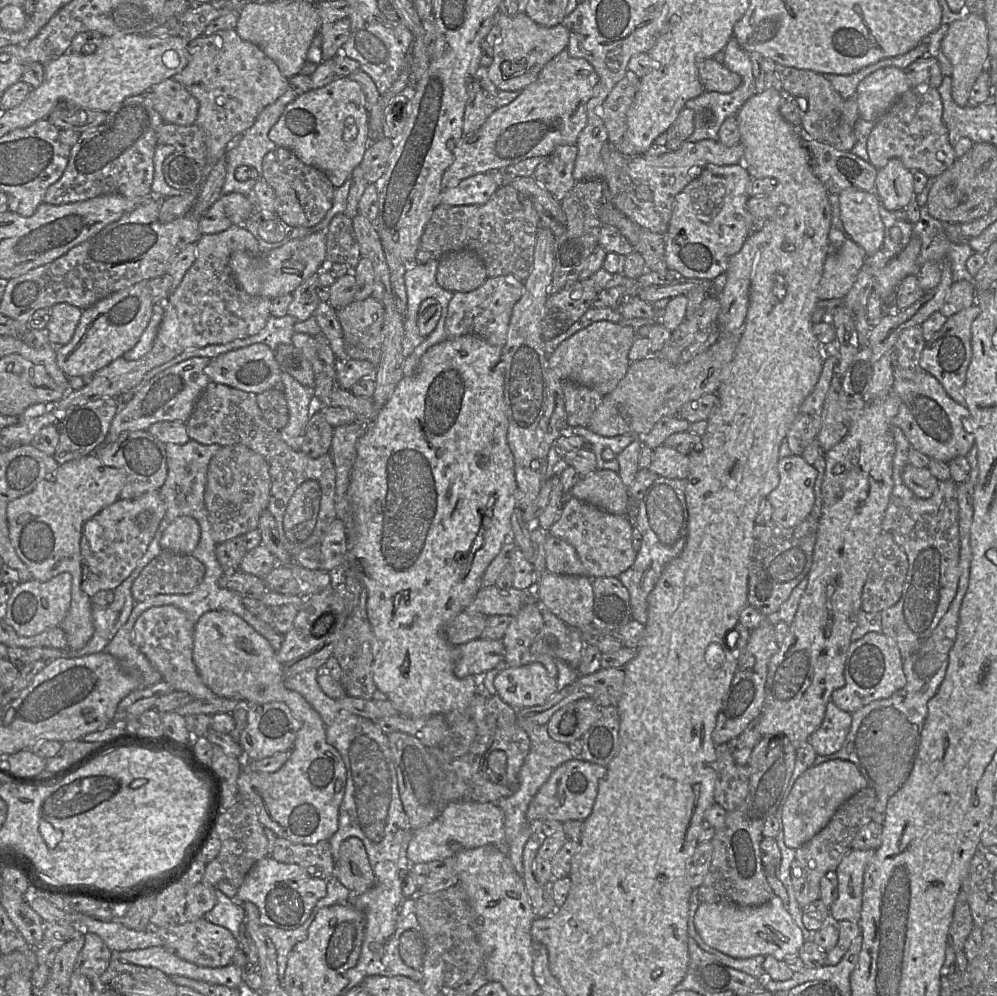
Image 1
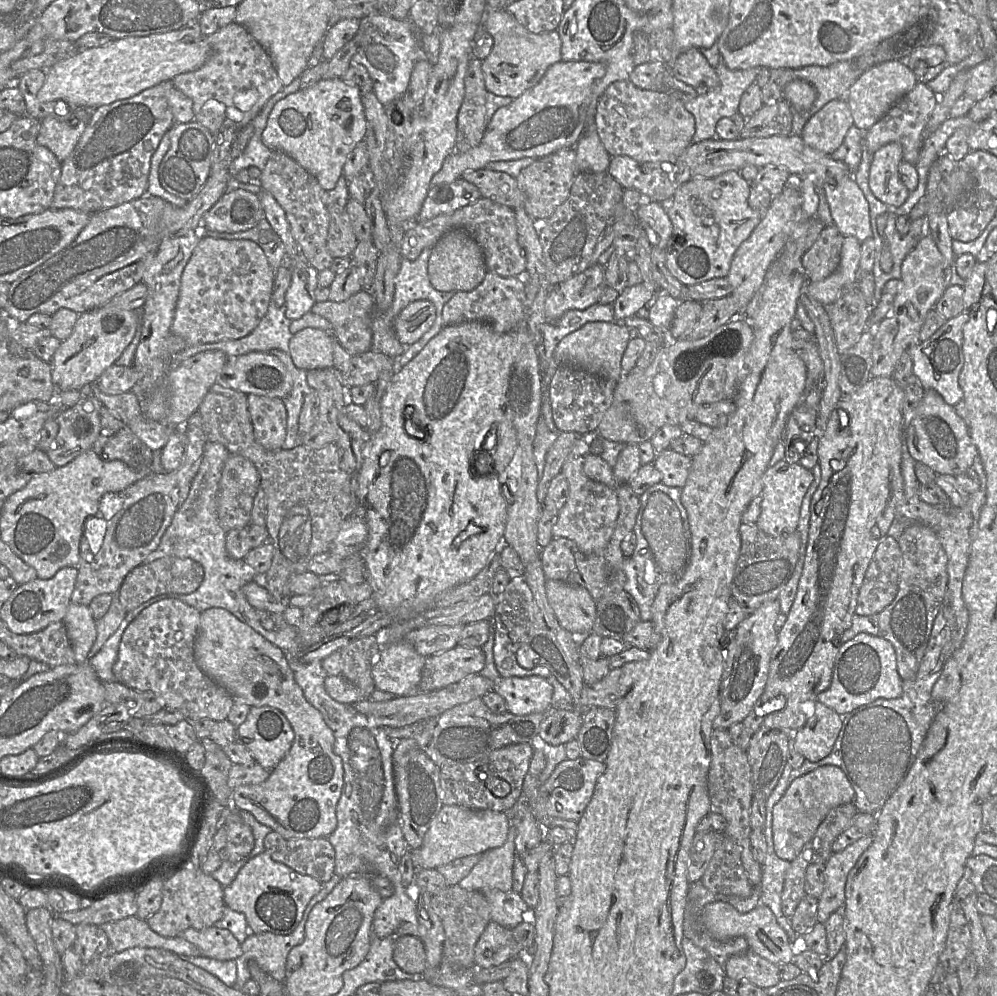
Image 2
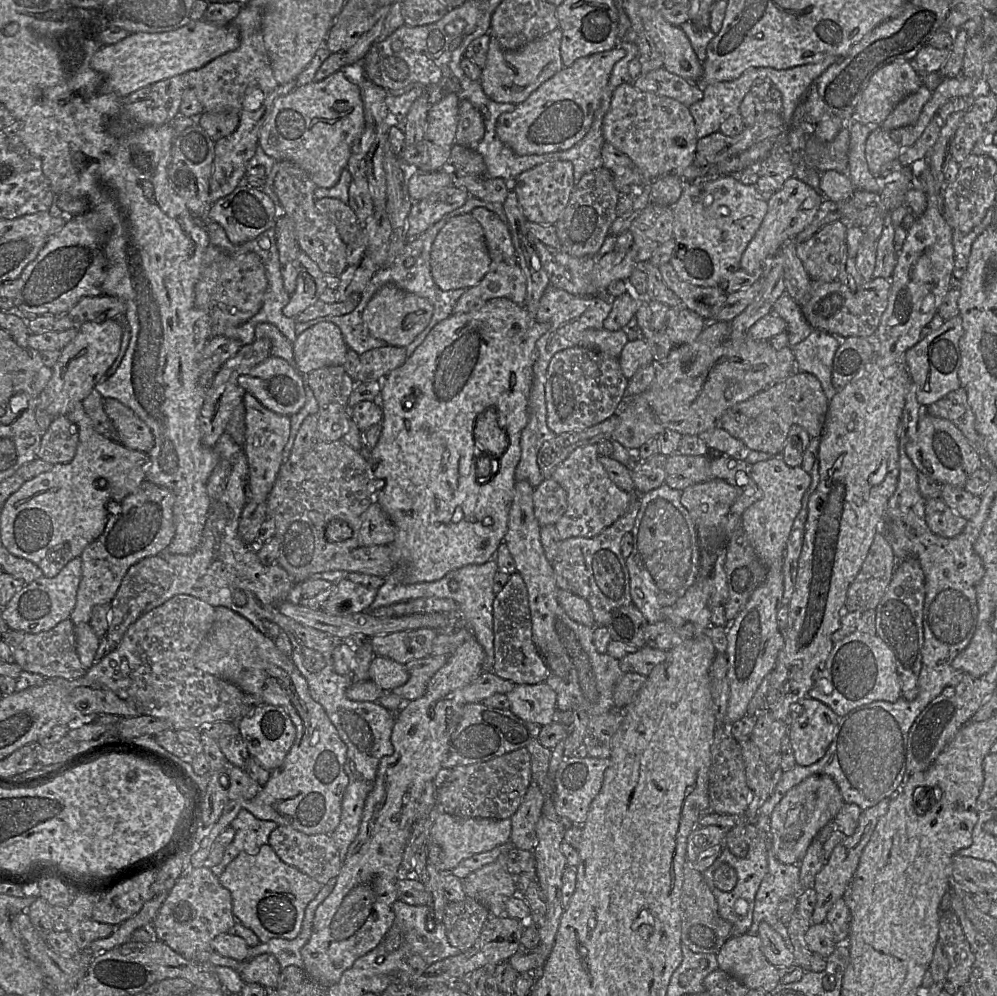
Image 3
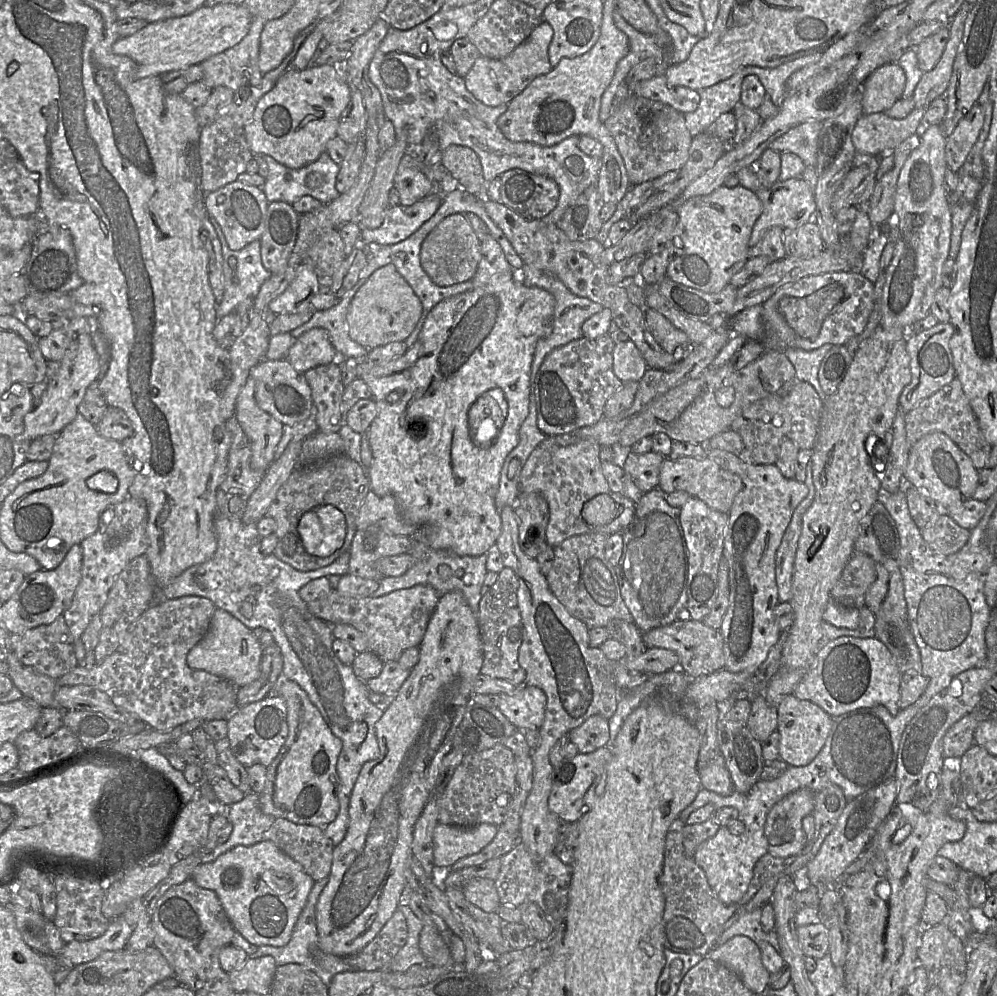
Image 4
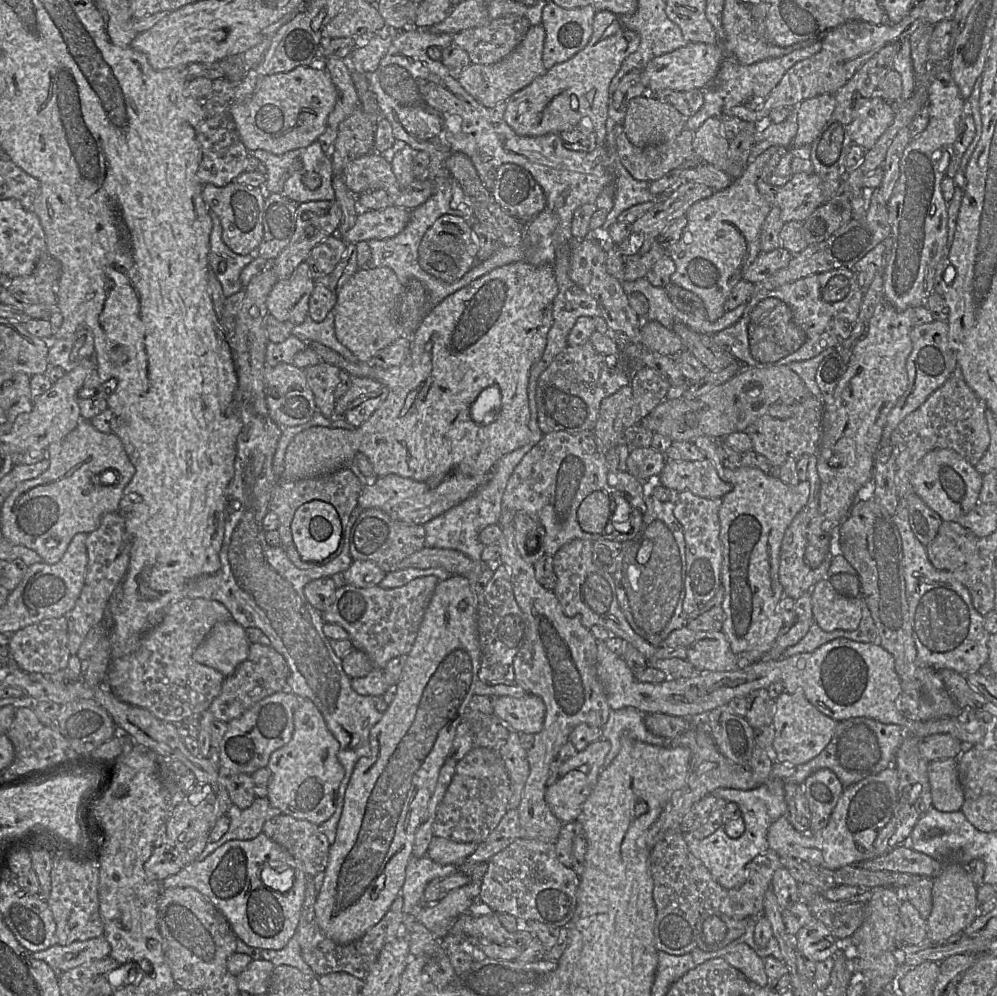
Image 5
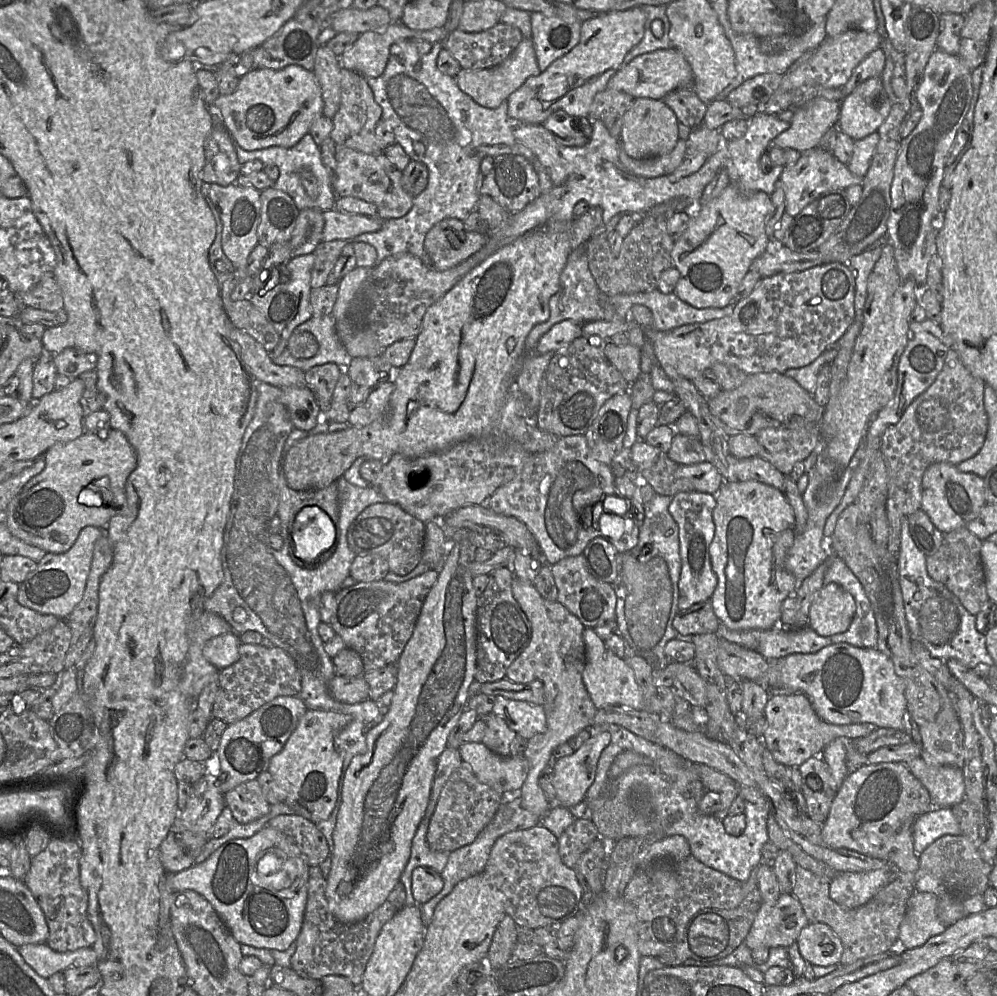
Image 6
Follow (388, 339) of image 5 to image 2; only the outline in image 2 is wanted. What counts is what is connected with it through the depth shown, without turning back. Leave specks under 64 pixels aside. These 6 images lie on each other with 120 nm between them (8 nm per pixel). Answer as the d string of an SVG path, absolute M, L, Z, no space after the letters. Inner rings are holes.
M418 300L407 305L394 321L399 342L410 346L418 341L433 325L435 315L435 306L428 300Z

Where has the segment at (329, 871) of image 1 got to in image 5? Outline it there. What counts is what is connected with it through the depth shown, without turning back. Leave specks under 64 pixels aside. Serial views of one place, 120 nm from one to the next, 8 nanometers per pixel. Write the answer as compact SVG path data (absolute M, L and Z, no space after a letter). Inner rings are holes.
M280 814L268 819L262 827L262 832L271 840L285 848L301 865L307 876L314 877L319 872L324 872L328 863L328 853L330 844L322 832L318 830L318 825L313 824L307 820L298 820L290 815Z

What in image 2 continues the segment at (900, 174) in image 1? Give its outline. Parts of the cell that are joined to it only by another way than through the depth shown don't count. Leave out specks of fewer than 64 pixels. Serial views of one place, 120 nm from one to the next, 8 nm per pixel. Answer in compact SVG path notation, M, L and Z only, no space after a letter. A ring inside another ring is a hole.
M891 142L881 147L872 155L869 171L869 186L876 198L888 206L896 208L905 203L910 191L899 175L899 165L903 161L903 149L899 142Z

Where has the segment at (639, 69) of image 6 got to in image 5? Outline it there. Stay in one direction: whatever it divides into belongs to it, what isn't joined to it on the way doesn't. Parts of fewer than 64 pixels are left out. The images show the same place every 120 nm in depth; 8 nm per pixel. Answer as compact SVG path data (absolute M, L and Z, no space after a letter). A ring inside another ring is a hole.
M687 43L672 52L650 60L641 71L646 93L654 94L660 90L689 91L705 88L717 75L723 57L718 44Z

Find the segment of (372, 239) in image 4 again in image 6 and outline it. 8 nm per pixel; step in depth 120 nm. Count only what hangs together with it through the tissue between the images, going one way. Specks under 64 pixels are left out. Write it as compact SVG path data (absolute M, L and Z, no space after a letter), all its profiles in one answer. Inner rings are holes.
M335 209L323 211L325 220L322 241L347 240L363 233L376 232L380 230L384 220L378 215L365 216L340 212Z

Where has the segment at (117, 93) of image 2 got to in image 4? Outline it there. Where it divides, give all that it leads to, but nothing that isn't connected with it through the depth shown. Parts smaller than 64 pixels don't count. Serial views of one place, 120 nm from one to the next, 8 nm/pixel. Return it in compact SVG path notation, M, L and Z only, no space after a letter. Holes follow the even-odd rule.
M241 1L198 8L191 14L147 24L135 34L119 38L112 47L117 55L124 55L137 64L137 78L161 76L188 68L237 45L247 34L251 14Z

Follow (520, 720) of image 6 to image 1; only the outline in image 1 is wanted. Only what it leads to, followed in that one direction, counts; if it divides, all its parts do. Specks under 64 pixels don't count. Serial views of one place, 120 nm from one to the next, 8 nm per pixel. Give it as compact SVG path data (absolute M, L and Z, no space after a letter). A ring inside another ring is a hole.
M539 662L509 667L494 679L496 694L515 710L539 706L558 691L557 680Z

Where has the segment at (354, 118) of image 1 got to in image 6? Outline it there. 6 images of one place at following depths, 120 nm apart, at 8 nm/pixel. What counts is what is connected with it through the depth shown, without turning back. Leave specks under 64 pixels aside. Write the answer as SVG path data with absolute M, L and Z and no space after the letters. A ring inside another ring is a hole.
M297 65L280 70L255 68L239 79L235 92L220 95L213 105L221 113L222 125L245 150L293 147L309 133L314 120L323 115L324 107L322 90L314 72Z

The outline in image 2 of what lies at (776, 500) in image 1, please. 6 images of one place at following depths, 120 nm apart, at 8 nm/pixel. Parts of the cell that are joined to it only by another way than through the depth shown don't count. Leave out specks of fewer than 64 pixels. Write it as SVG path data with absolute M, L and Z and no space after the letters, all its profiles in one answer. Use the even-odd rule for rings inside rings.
M784 459L769 466L763 474L761 493L761 512L756 526L771 536L788 535L796 532L803 498L814 479L812 470L803 467L799 462L789 464Z

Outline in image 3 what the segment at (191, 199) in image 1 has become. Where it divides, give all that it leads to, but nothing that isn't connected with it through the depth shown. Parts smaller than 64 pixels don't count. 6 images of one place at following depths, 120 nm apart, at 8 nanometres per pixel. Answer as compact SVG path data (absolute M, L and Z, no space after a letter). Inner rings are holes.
M242 5L231 22L240 31L237 49L224 53L201 68L183 75L196 91L204 112L224 112L232 109L253 111L280 85L274 78L270 59L265 48L261 30L262 9L253 5Z

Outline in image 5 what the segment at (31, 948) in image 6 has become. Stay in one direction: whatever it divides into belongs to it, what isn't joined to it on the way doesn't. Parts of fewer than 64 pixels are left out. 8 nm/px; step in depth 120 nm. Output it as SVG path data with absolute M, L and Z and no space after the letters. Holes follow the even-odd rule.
M103 935L85 941L74 941L67 946L53 945L32 953L33 957L46 962L57 973L109 956L111 946Z

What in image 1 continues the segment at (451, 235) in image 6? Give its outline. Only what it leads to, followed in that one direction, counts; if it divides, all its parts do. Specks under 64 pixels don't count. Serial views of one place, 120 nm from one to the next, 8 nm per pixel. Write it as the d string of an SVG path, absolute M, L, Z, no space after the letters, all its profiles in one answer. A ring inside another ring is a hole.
M471 250L449 252L438 260L436 281L445 290L471 292L487 278L483 261Z

